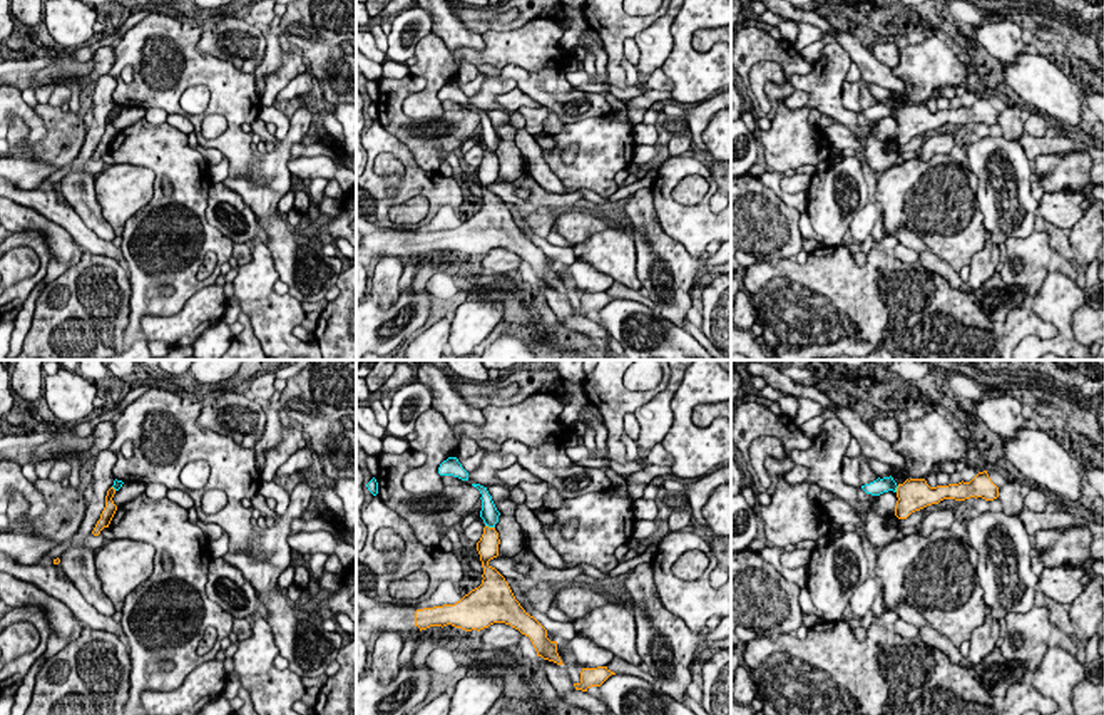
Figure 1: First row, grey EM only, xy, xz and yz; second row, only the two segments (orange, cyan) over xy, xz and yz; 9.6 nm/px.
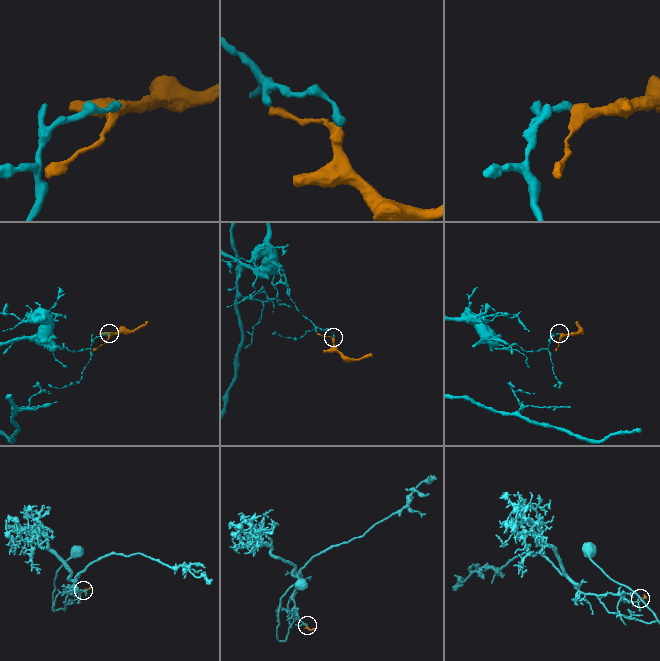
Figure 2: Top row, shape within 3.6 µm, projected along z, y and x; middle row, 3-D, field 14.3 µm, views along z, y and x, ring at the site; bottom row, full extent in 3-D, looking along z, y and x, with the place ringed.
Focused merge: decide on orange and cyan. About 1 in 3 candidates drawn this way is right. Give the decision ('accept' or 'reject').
reject

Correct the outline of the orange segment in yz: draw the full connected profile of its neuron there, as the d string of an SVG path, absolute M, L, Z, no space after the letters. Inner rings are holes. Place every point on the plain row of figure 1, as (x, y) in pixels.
M987 95L979 97L970 107L930 112L925 104L907 104L897 112L895 141L907 144L912 137L927 131L938 129L943 124L965 126L982 122L994 126L999 122L999 112L992 107Z

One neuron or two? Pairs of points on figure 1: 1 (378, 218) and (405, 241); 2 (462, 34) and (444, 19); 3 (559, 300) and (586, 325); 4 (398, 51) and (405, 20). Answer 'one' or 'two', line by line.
1: two
2: one
3: one
4: one

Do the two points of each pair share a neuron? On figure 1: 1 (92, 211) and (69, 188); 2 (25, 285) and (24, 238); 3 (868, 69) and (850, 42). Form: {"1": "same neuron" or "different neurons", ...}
{"1": "same neuron", "2": "same neuron", "3": "same neuron"}

